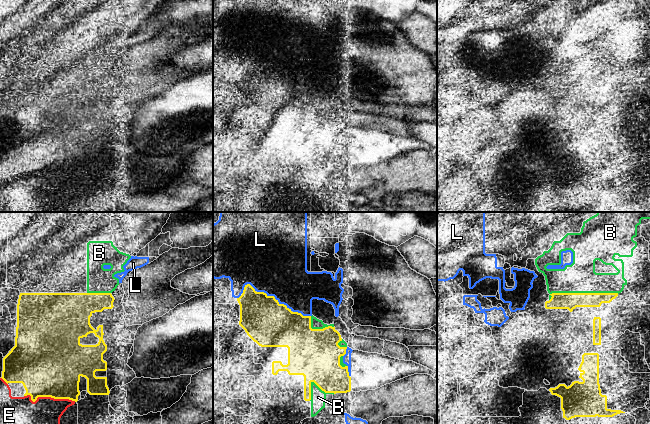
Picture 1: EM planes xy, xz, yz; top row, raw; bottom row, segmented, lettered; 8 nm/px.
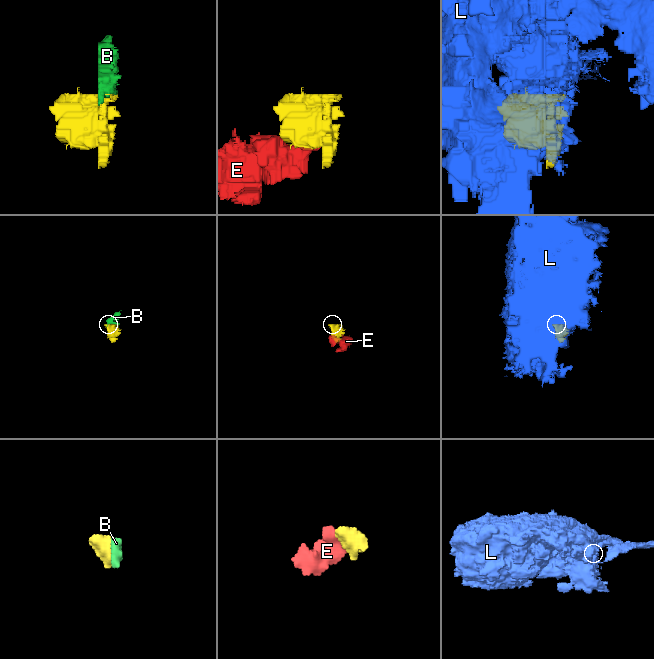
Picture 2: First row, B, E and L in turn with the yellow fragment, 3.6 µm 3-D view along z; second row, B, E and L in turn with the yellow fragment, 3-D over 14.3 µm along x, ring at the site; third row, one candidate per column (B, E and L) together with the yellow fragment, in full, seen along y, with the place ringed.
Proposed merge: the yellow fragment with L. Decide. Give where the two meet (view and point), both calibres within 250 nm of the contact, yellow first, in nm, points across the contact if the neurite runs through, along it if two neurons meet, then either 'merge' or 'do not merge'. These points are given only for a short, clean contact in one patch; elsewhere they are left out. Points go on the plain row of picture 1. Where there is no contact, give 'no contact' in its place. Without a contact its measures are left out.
meets yellow in xz at (274, 73); 360 nm thick on the yellow side, 480 nm on the other; do not merge

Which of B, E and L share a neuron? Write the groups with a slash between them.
B / E / L

